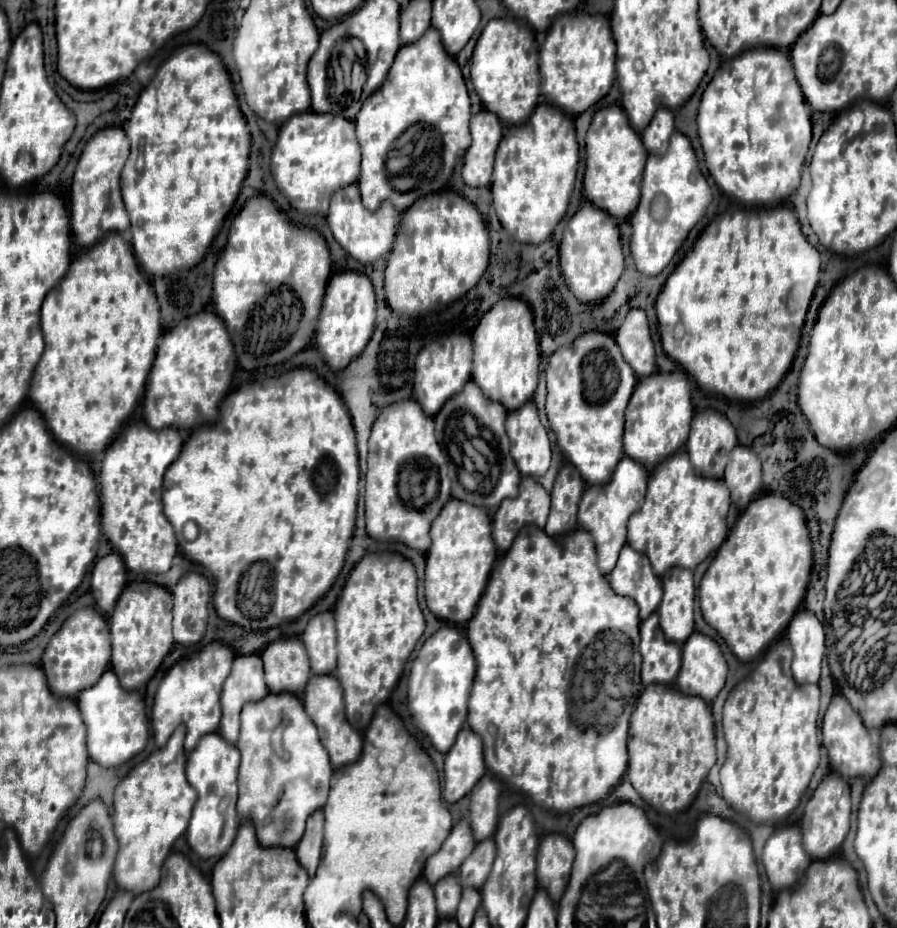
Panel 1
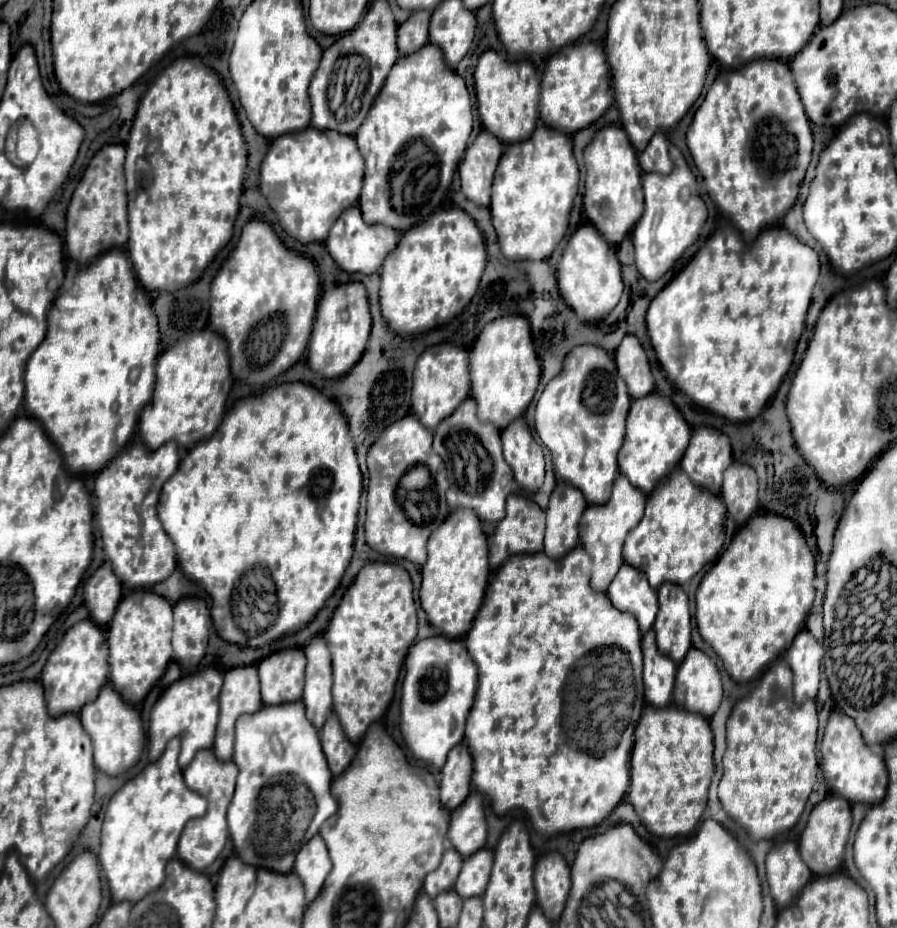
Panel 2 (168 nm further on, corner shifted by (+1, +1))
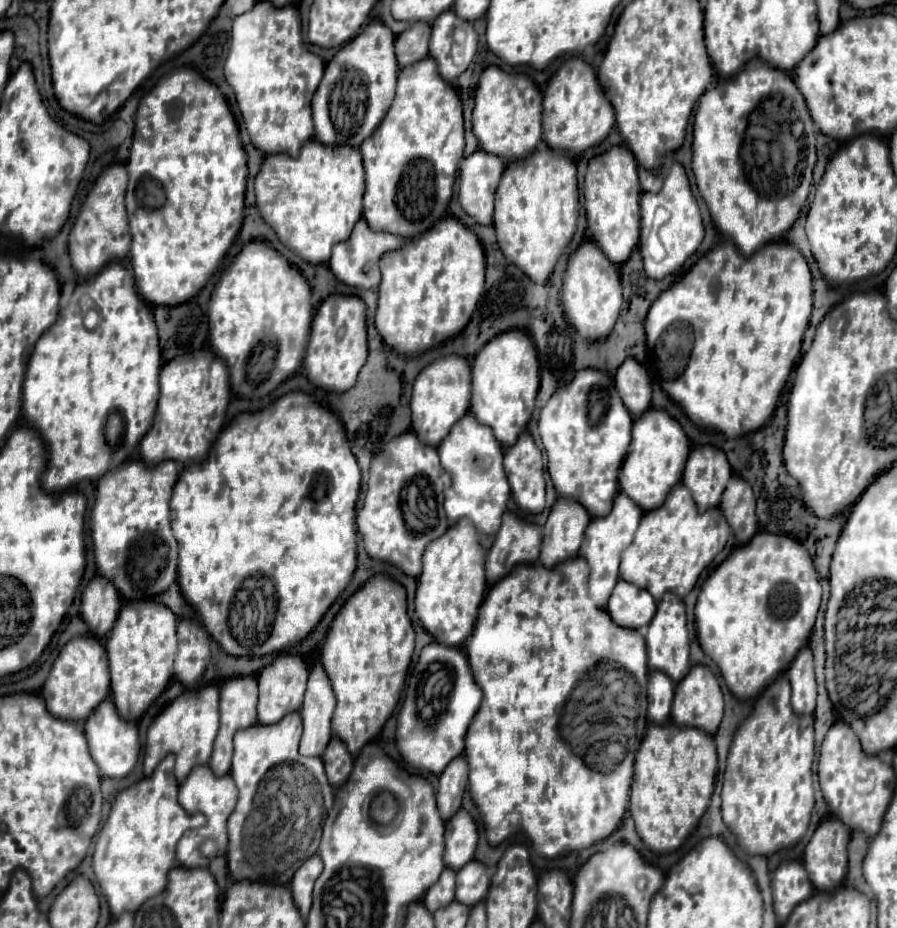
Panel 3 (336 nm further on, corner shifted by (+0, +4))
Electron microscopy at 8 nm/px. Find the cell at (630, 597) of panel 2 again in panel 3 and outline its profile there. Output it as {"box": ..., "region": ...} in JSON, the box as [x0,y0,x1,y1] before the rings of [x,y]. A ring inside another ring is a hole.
{"box":[608,578,656,630],"region":[[[620,578],[608,600],[608,614],[620,626],[642,630],[652,622],[656,602],[646,590],[640,590],[638,586],[632,586],[632,582],[624,582]]]}

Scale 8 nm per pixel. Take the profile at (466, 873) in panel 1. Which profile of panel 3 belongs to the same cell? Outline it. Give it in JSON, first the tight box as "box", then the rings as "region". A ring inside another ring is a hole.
{"box":[456,860,488,906],"region":[[[472,860],[468,862],[468,866],[464,866],[464,870],[458,870],[456,874],[456,900],[466,906],[474,906],[476,902],[486,898],[488,886],[488,868],[482,862]]]}

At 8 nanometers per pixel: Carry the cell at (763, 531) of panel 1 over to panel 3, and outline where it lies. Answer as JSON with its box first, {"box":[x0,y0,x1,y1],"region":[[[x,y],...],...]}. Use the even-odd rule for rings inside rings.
{"box":[694,532,820,698],"region":[[[758,532],[748,546],[736,546],[730,556],[704,580],[694,608],[698,640],[704,652],[718,664],[730,692],[738,698],[760,694],[778,672],[786,670],[796,652],[808,644],[820,608],[820,582],[812,558],[800,542],[788,536]]]}

